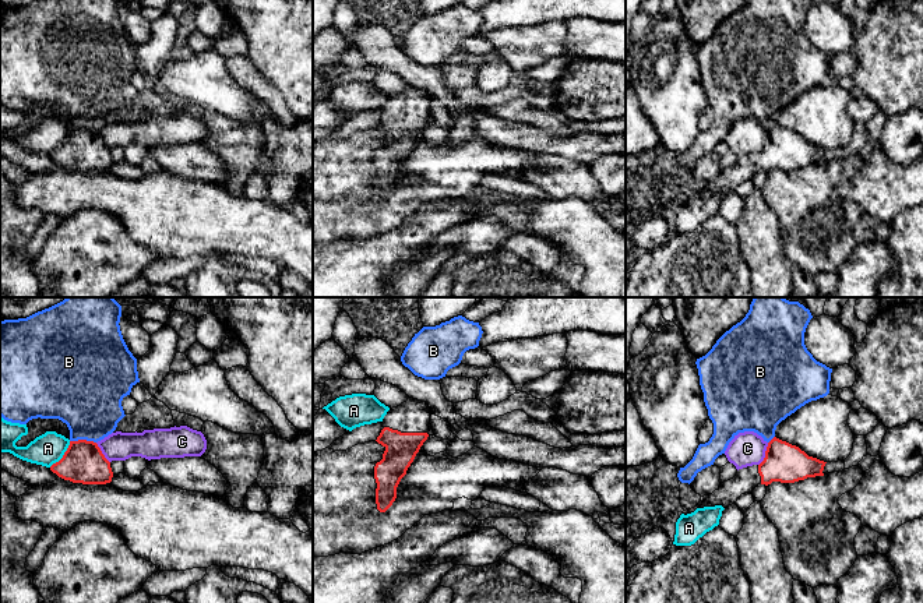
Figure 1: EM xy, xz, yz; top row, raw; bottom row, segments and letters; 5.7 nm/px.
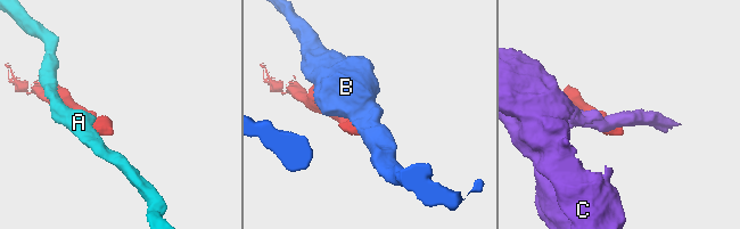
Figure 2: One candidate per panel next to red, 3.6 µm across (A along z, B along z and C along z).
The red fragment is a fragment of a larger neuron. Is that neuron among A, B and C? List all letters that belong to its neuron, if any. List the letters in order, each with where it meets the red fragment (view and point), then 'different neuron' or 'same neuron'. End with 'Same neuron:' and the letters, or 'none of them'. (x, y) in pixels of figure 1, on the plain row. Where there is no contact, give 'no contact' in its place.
A: xy (63, 143) | different neuron
B: xy (83, 127) | different neuron
C: yz (765, 141) | different neuron
Same neuron: none of them

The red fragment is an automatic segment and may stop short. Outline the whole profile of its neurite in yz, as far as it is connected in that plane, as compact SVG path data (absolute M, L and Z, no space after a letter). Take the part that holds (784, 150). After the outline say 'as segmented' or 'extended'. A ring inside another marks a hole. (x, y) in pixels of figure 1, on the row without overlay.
M774 124L767 134L765 145L760 152L739 156L736 163L723 169L712 181L701 184L701 188L684 202L697 195L734 191L744 180L751 180L758 172L772 169L795 170L807 165L824 163L827 149L808 144L799 134Z; extended

